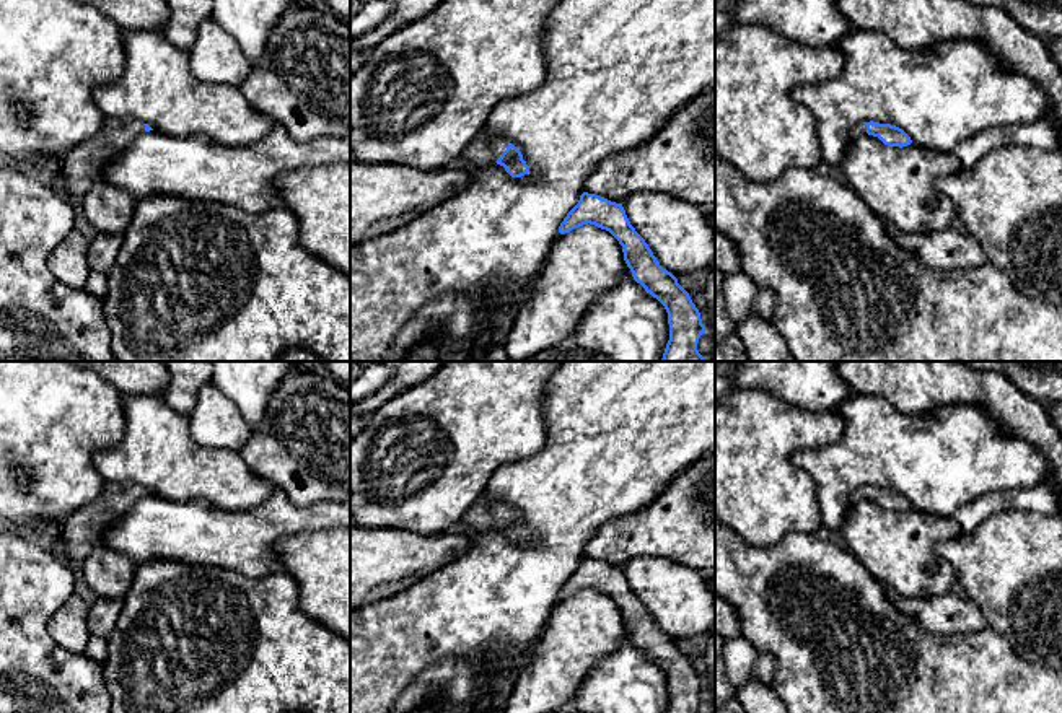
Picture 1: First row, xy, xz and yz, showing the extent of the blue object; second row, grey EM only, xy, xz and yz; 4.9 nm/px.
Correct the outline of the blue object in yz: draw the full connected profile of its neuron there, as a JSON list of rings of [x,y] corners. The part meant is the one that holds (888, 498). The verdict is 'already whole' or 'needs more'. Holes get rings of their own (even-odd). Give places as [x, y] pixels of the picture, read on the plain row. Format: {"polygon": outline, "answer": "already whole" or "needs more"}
{"polygon": [[[873,485],[858,488],[852,495],[850,505],[860,501],[862,498],[878,501],[884,510],[889,511],[902,513],[912,508],[911,501],[902,493],[891,488],[880,488]]], "answer": "needs more"}

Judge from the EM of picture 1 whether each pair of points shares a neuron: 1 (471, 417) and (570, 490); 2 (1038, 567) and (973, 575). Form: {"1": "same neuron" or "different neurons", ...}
{"1": "different neurons", "2": "same neuron"}

